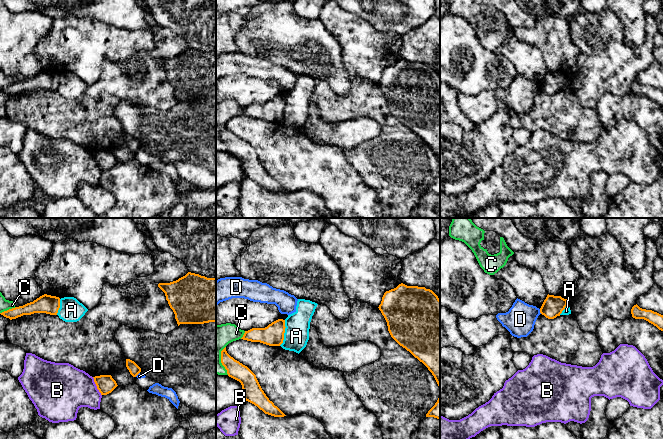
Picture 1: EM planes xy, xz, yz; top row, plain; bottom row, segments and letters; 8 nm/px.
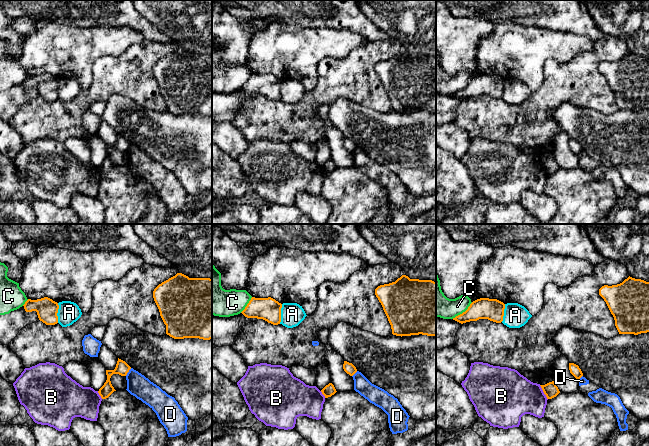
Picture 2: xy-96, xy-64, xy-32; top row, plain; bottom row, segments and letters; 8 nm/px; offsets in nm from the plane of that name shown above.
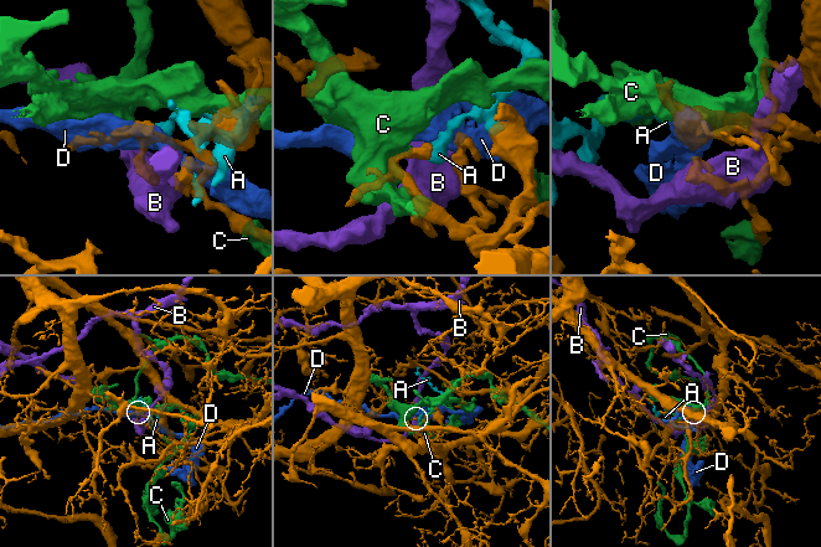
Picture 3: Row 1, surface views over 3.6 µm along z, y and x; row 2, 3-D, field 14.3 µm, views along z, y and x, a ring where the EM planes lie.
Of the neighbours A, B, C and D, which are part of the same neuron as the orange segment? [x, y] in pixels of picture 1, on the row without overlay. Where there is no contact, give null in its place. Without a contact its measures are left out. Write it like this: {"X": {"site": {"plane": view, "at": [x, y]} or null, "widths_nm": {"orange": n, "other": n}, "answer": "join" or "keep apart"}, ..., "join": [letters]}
{"A": {"site": {"plane": "xz", "at": [284, 108]}, "widths_nm": {"orange": 180, "other": 200}, "answer": "keep apart"}, "B": {"site": {"plane": "xy", "at": [96, 161]}, "widths_nm": {"orange": 150, "other": 380}, "answer": "keep apart"}, "C": {"site": {"plane": "xz", "at": [243, 111]}, "widths_nm": {"orange": 180, "other": 200}, "answer": "keep apart"}, "D": {"site": {"plane": "yz", "at": [540, 87]}, "widths_nm": {"orange": 160, "other": 240}, "answer": "keep apart"}, "join": []}

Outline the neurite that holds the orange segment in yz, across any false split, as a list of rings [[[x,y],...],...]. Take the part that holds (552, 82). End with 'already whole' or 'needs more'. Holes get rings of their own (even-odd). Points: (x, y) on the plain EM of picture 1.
[[[548,70],[540,84],[540,89],[548,95],[554,95],[560,92],[566,82],[567,75]]]; already whole

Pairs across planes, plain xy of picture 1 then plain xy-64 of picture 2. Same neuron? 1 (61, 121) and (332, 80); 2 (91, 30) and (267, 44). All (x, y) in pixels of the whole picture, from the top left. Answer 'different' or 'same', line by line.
1: same
2: same

